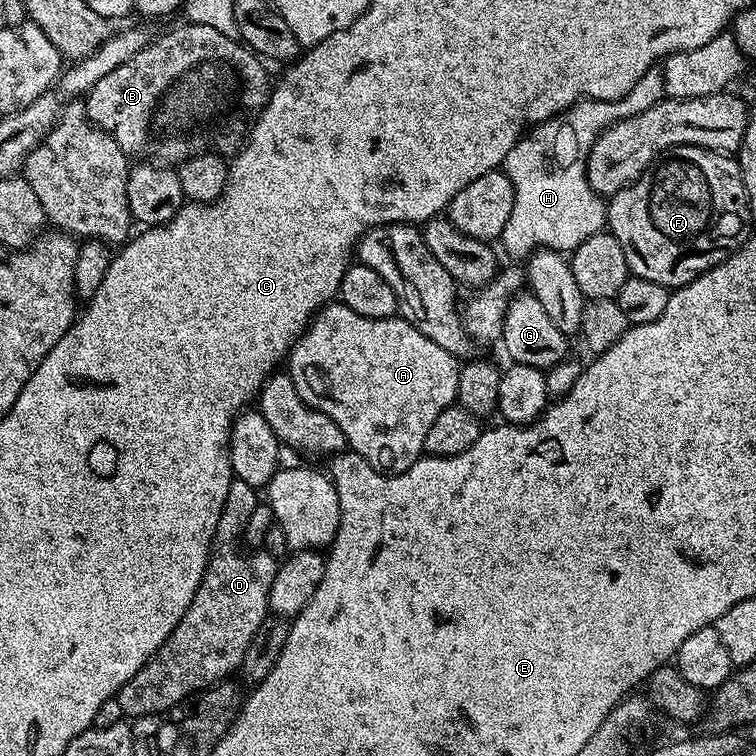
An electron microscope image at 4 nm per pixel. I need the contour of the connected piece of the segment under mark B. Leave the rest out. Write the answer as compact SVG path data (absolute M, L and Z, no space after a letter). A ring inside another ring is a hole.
M189 22L182 24L181 28L170 29L165 36L160 36L157 40L155 37L146 47L138 50L138 54L134 54L134 58L130 58L130 62L122 62L122 66L118 66L118 70L110 70L110 74L106 74L106 78L98 78L98 82L86 94L89 116L87 119L103 132L109 132L118 142L118 146L122 146L122 150L129 158L135 158L140 162L179 166L189 156L198 156L205 150L217 153L225 158L231 158L240 151L247 137L250 117L268 102L270 80L268 84L268 72L264 69L266 67L265 61L257 56L247 44L237 38L226 37L221 31L214 30L211 26L191 24Z

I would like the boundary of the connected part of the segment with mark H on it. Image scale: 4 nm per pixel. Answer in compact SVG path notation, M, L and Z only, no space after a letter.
M659 67L646 70L634 90L620 100L580 100L558 116L529 127L506 154L502 171L514 186L514 210L499 243L512 256L527 257L538 248L571 254L586 238L605 231L606 204L588 181L588 155L594 142L611 124L642 114L665 99L664 74Z

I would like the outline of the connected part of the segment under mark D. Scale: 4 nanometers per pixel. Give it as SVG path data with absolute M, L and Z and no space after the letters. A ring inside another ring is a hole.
M233 479L230 486L230 494L226 494L226 506L222 506L222 514L218 518L218 530L212 539L212 555L208 558L208 565L204 571L202 582L186 610L182 614L182 622L174 626L170 638L162 642L160 649L148 659L126 682L120 687L118 699L125 717L135 718L146 714L168 714L171 713L175 704L180 704L190 696L196 695L227 681L231 672L235 673L244 661L246 650L258 634L262 622L270 614L268 599L270 598L270 586L274 586L274 574L278 567L277 557L263 550L253 551L252 556L244 556L245 549L242 547L244 524L254 514L258 503L257 489L251 488L246 482Z

